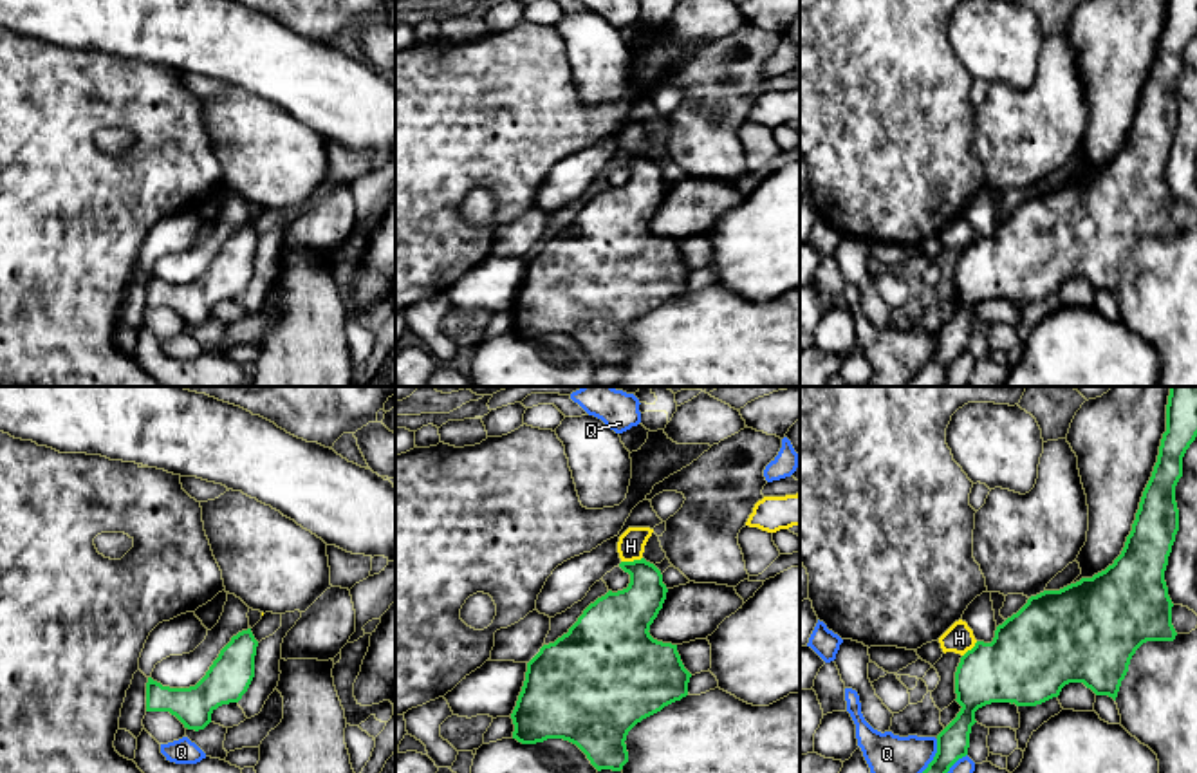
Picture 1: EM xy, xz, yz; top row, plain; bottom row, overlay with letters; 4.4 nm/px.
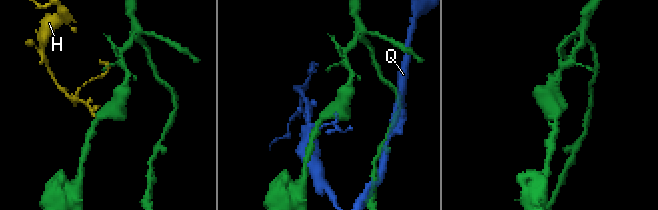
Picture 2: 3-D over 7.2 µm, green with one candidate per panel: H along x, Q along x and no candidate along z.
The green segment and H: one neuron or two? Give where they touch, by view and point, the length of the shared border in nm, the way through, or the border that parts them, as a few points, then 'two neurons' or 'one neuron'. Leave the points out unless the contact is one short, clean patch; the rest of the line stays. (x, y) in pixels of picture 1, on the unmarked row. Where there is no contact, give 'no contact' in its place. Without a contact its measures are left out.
contact xz (630, 158); length 100 nm; border xz (641, 152), (621, 158); two neurons

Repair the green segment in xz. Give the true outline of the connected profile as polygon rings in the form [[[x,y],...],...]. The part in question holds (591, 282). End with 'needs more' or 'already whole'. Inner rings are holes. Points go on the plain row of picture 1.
[[[645,154],[621,157],[619,163],[630,170],[628,182],[598,193],[567,229],[540,244],[527,258],[525,276],[511,309],[513,334],[522,340],[569,336],[598,367],[621,367],[628,358],[628,327],[686,293],[691,273],[677,240],[657,237],[648,228],[668,188],[661,166]]] | already whole

